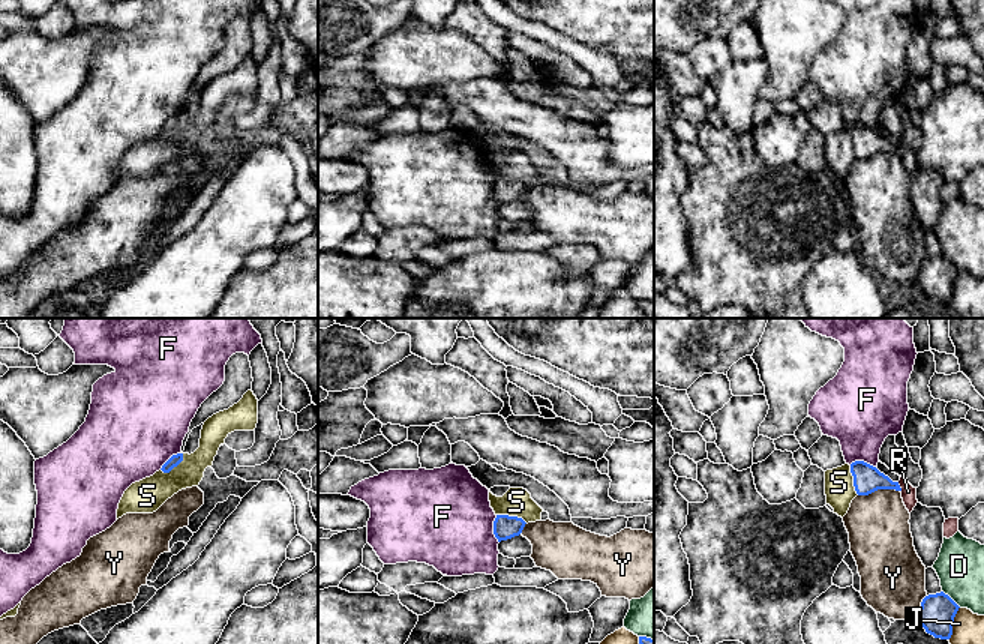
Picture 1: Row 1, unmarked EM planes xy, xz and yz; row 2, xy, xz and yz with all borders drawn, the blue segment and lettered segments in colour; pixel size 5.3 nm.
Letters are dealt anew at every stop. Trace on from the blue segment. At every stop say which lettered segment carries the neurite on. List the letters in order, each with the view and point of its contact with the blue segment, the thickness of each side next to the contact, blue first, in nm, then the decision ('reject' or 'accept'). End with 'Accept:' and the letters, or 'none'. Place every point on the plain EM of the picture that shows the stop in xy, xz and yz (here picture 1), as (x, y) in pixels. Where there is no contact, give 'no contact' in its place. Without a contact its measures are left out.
D: yz (950, 261) | 190/260 nm | reject
F: xz (494, 192) | 130/480 nm | reject
J: yz (953, 285) | 190/180 nm | reject
R: yz (899, 150) | 150/80 nm | reject
S: xz (512, 180) | 130/160 nm | reject
Y: yz (878, 152) | 150/340 nm | reject
Accept: none

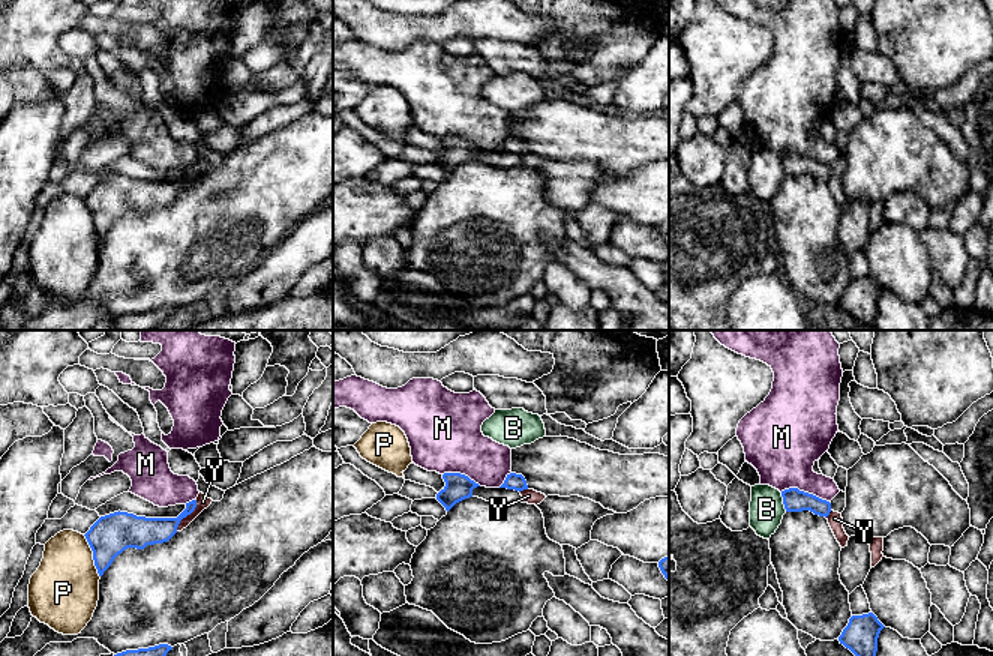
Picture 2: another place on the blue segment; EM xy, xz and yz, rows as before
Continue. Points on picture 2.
B: yz (783, 165) | 120/190 nm | reject
M: yz (803, 155) | 120/360 nm | reject
P: xy (93, 219) | 220/380 nm | reject
Y: xy (188, 177) | 140/80 nm | reject
Accept: none

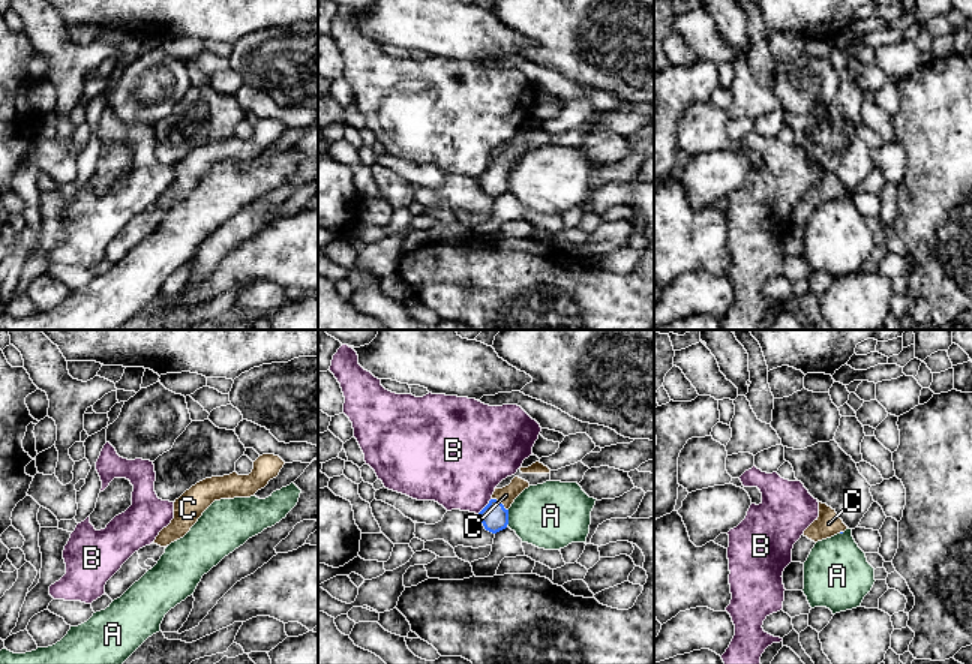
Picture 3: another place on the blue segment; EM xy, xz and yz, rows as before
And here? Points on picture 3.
A: xz (507, 182) | 150/360 nm | reject
B: xz (486, 170) | 150/440 nm | reject
C: xz (500, 167) | 150/90 nm | accept
Accept: C

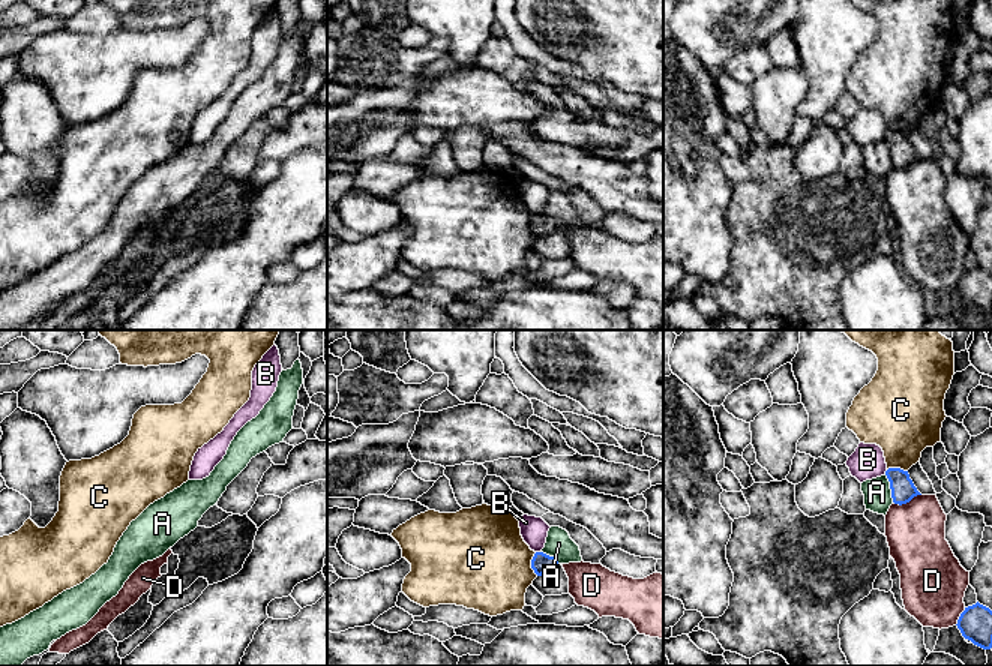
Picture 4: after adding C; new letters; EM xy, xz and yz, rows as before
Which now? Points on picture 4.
A: yz (890, 152) | 130/150 nm | reject
B: xz (538, 216) | 110/140 nm | reject
C: xz (532, 228) | 110/480 nm | reject
D: yz (907, 165) | 130/320 nm | reject
Accept: none

